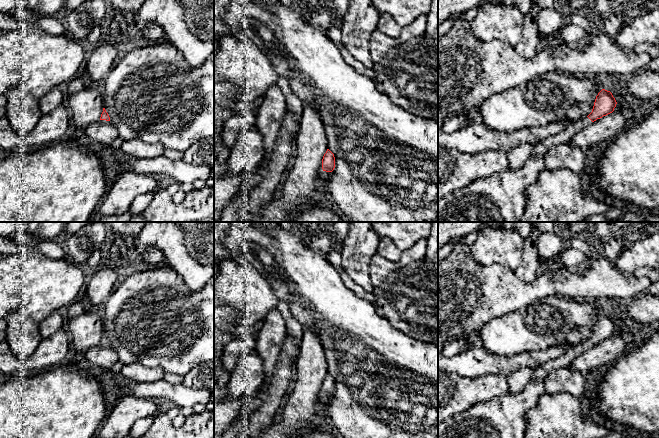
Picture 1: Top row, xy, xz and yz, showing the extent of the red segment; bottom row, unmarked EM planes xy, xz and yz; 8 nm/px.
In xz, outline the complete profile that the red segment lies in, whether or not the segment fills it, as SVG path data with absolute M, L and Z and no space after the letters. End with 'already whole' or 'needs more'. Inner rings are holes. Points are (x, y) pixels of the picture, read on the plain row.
M327 373L322 383L322 393L326 396L332 396L335 392L335 381L334 378Z; already whole

